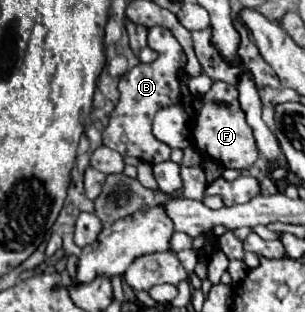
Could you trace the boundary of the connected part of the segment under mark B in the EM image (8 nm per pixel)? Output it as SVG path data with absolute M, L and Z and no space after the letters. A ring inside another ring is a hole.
M153 26L149 28L149 48L153 48L159 58L151 64L137 64L129 72L125 72L119 80L119 102L109 116L109 124L103 130L103 144L117 150L121 156L135 156L149 164L159 164L169 160L171 148L159 142L151 132L151 122L157 110L165 106L179 104L181 92L177 76L185 66L185 54L171 30Z

